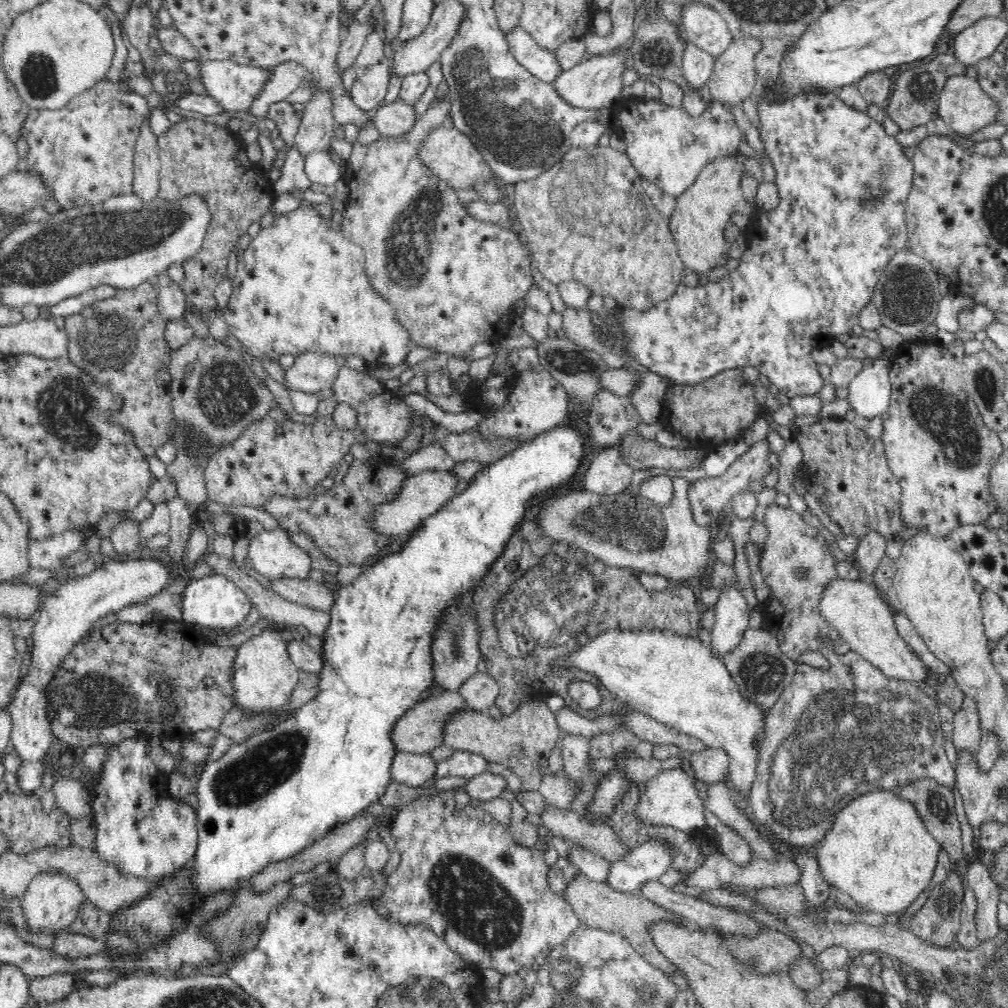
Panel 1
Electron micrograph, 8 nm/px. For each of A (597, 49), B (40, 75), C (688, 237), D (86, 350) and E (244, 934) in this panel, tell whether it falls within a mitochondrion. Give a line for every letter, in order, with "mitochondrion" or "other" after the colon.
A: other
B: mitochondrion
C: other
D: mitochondrion
E: mitochondrion

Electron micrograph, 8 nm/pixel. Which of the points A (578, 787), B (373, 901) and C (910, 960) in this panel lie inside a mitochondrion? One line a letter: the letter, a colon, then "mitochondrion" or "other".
A: other
B: other
C: other

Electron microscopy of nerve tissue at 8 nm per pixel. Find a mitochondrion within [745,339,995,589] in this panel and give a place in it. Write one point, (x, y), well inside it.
(956, 431)

